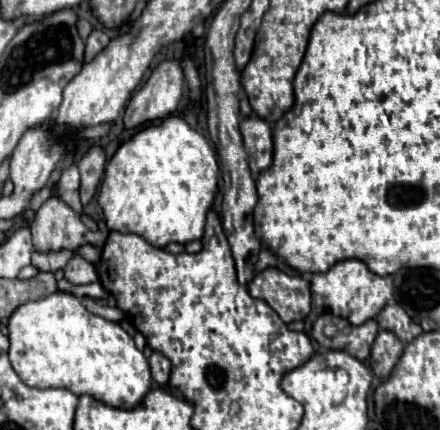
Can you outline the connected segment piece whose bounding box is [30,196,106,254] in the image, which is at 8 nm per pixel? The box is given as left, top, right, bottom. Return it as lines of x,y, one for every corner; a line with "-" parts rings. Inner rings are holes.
56,196
48,198
38,208
30,230
34,250
40,250
40,254
48,254
48,250
76,250
82,244
100,248
106,240
104,232
90,232
80,216

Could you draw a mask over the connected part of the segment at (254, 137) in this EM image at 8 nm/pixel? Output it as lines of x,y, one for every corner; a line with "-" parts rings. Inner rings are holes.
250,116
240,122
240,132
244,136
252,176
256,178
272,164
272,130
262,118

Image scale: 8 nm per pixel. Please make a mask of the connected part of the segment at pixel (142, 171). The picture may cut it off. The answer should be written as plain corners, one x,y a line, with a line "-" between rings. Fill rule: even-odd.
170,116
134,134
122,144
106,166
106,174
98,192
98,204
104,212
106,226
122,234
138,234
148,244
164,248
170,242
188,244
200,240
204,234
206,214
210,212
218,192
218,164
216,154
205,136
190,128
182,118

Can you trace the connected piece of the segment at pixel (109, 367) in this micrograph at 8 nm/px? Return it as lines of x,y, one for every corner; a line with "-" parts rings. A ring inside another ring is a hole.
56,292
48,298
22,304
8,322
10,332
10,362
26,386
32,388
68,388
76,396
88,394
106,406
132,410
152,388
152,376
146,356
136,348
132,336
120,324
90,314
80,298
68,292

